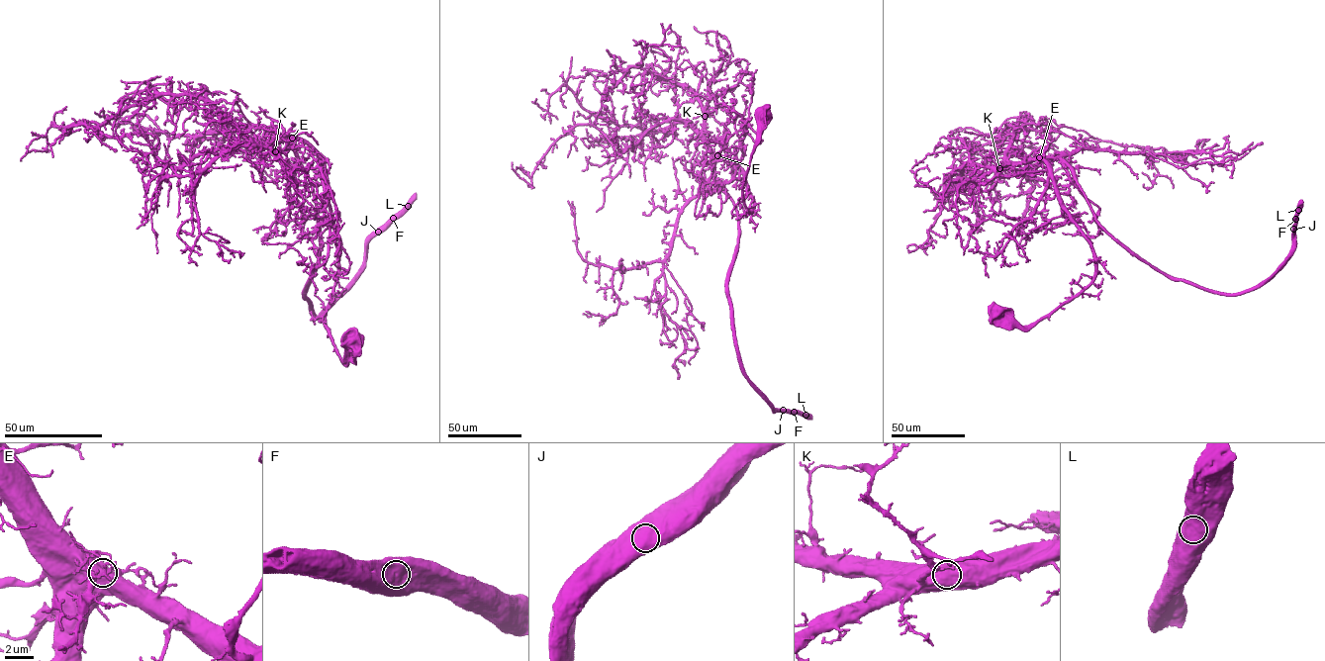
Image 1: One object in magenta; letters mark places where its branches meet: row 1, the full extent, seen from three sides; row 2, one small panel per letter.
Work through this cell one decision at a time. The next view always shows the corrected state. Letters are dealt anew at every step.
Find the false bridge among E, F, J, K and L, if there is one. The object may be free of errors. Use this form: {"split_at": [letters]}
{"split_at": []}

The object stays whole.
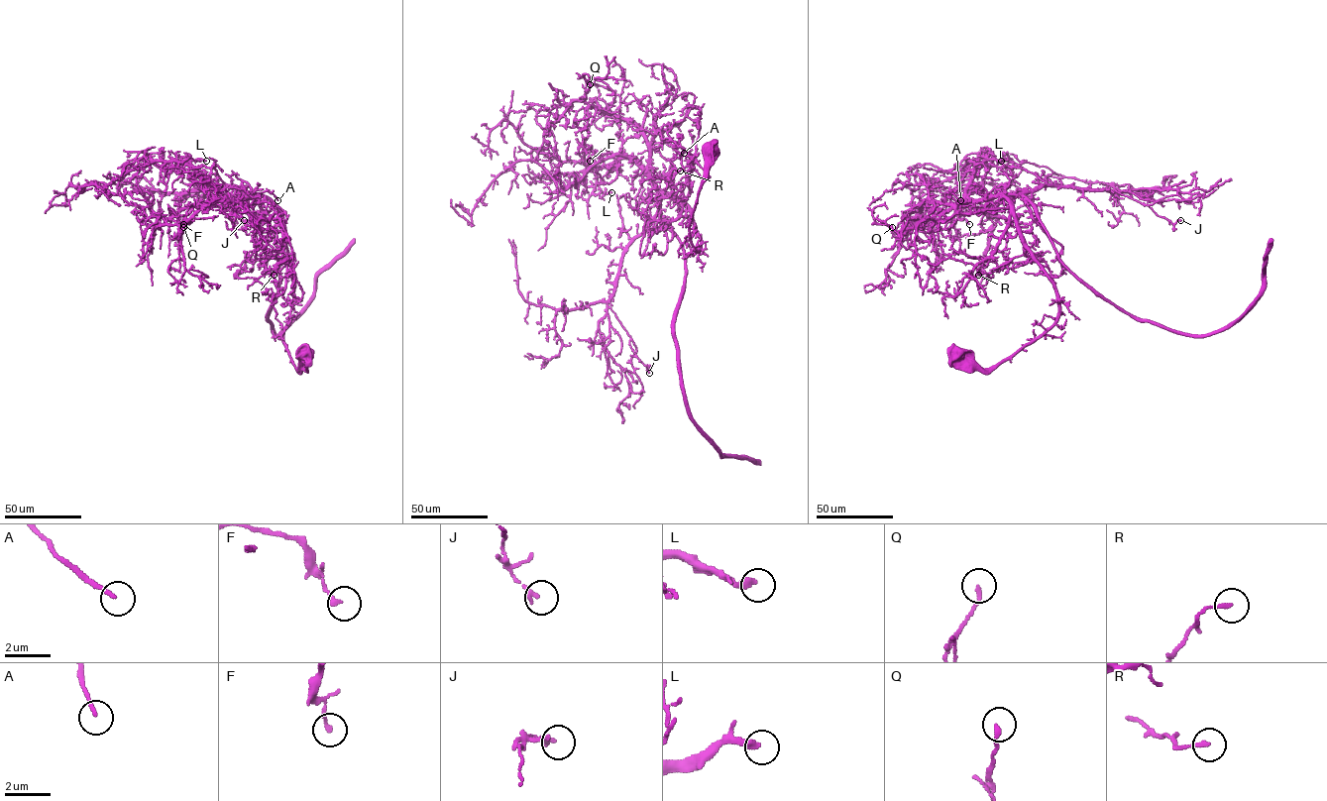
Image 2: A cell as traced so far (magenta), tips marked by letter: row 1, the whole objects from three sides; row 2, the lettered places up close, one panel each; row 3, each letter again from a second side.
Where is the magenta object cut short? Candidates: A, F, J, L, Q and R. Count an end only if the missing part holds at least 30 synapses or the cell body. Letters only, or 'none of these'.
none of these

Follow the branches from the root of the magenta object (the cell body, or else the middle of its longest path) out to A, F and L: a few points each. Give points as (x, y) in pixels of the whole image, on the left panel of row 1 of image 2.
A: (307, 354), (297, 369), (283, 343), (294, 274), (278, 209), (265, 197), (244, 203), (266, 191), (277, 200)
F: (307, 354), (297, 369), (283, 343), (294, 274), (278, 209), (265, 197), (220, 199), (195, 205), (183, 224)
L: (307, 354), (297, 369), (283, 343), (294, 274), (278, 209), (265, 197), (222, 195), (190, 163), (206, 161)

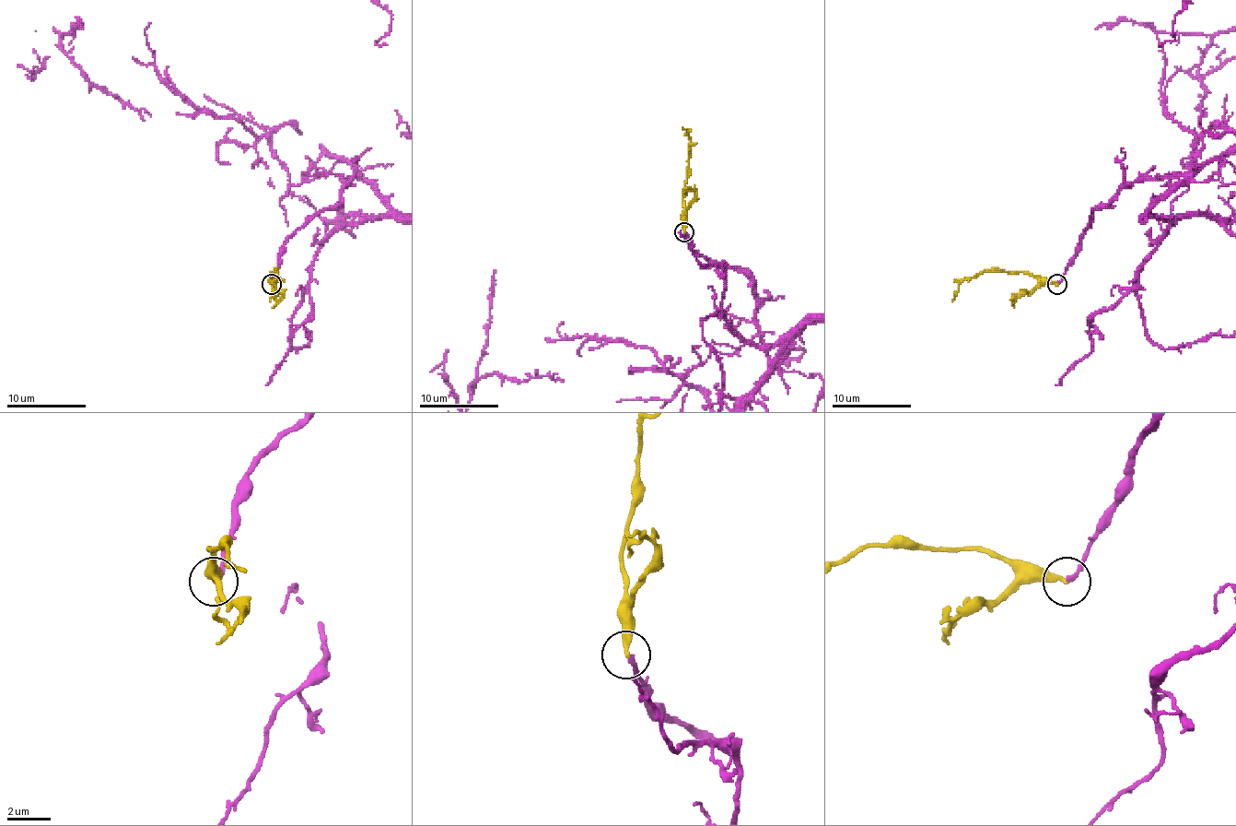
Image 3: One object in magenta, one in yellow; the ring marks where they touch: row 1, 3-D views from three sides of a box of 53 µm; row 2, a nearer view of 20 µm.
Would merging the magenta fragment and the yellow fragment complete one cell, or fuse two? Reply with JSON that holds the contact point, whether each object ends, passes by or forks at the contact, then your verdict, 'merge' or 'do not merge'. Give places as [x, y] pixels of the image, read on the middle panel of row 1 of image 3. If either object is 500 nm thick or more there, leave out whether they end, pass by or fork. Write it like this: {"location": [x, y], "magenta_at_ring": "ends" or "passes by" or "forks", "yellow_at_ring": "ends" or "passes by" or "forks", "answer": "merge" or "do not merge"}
{"location": [683, 232], "magenta_at_ring": "ends", "yellow_at_ring": "ends", "answer": "merge"}

